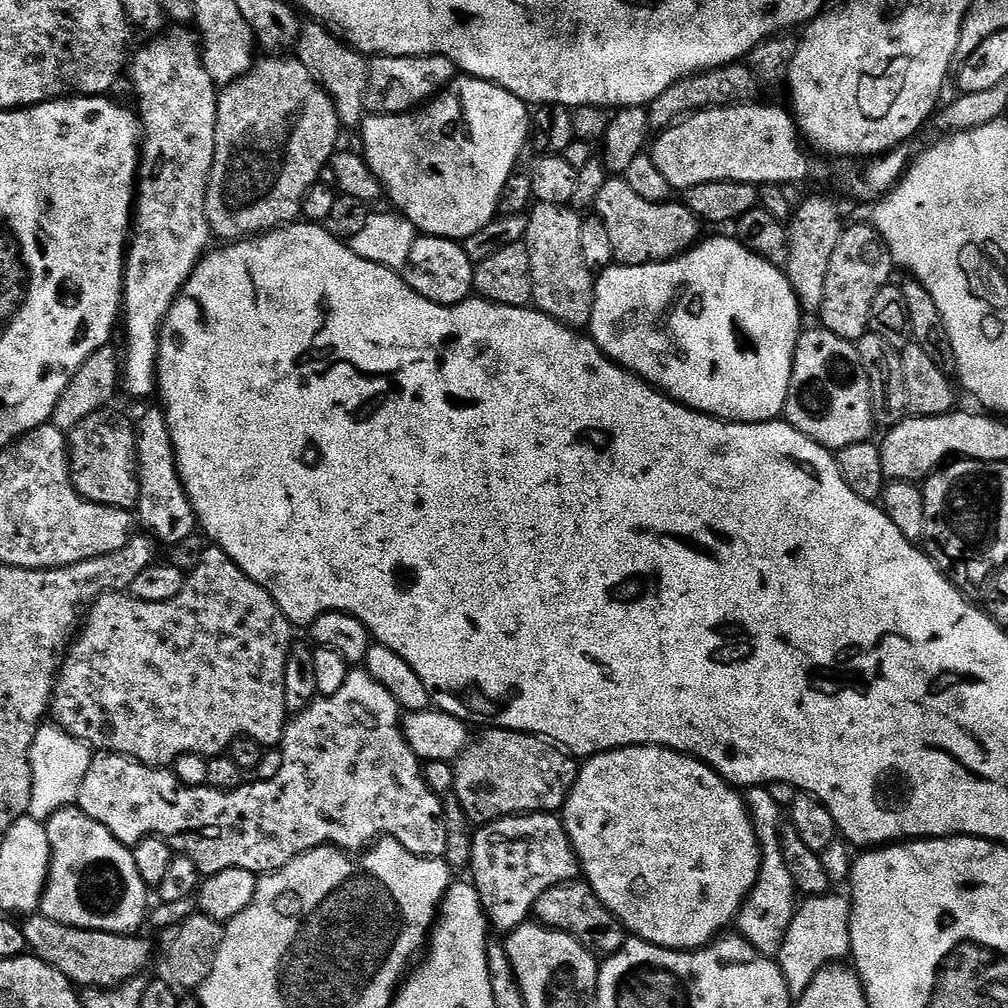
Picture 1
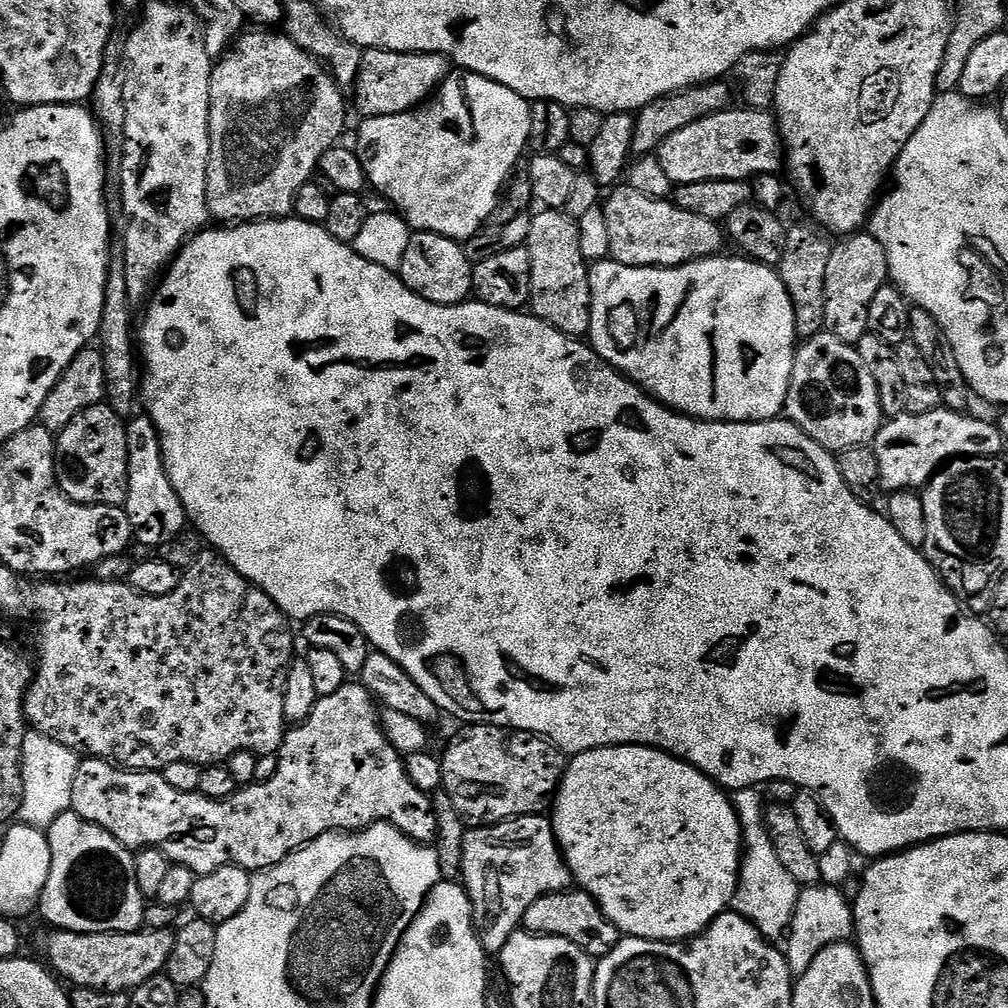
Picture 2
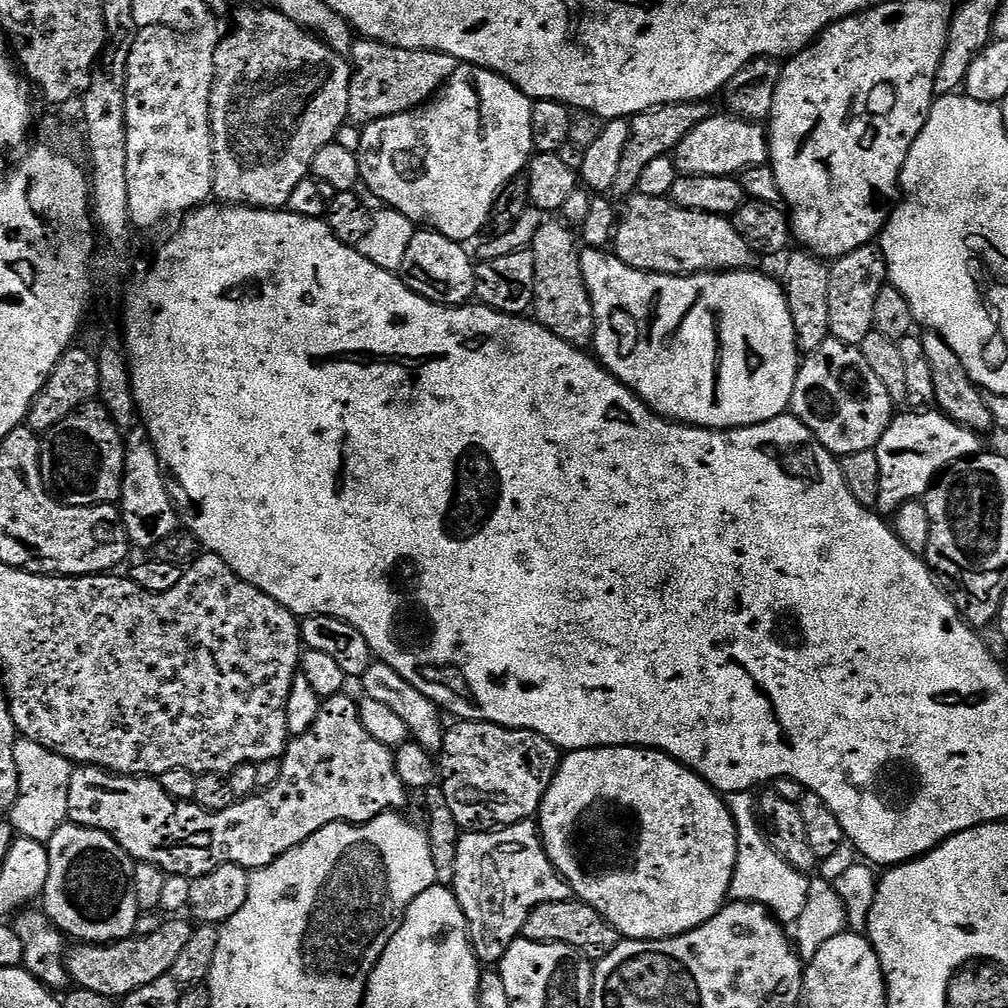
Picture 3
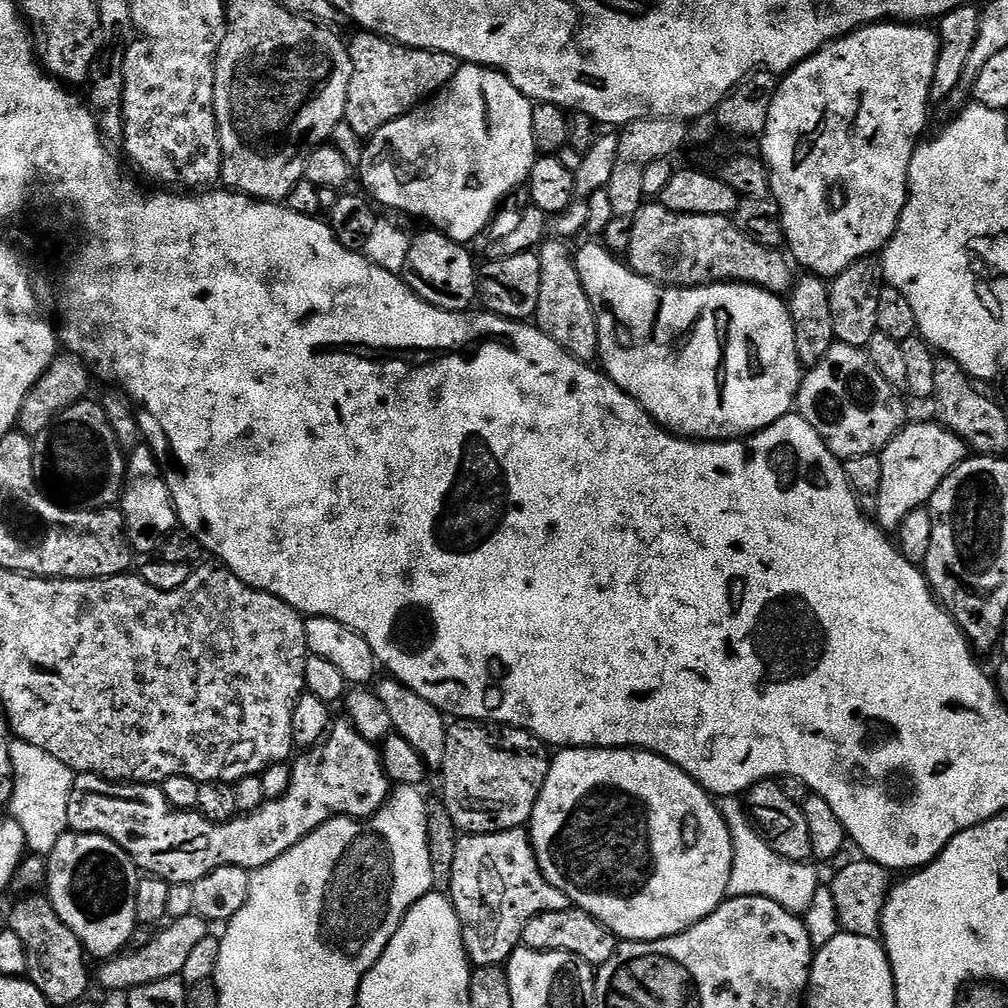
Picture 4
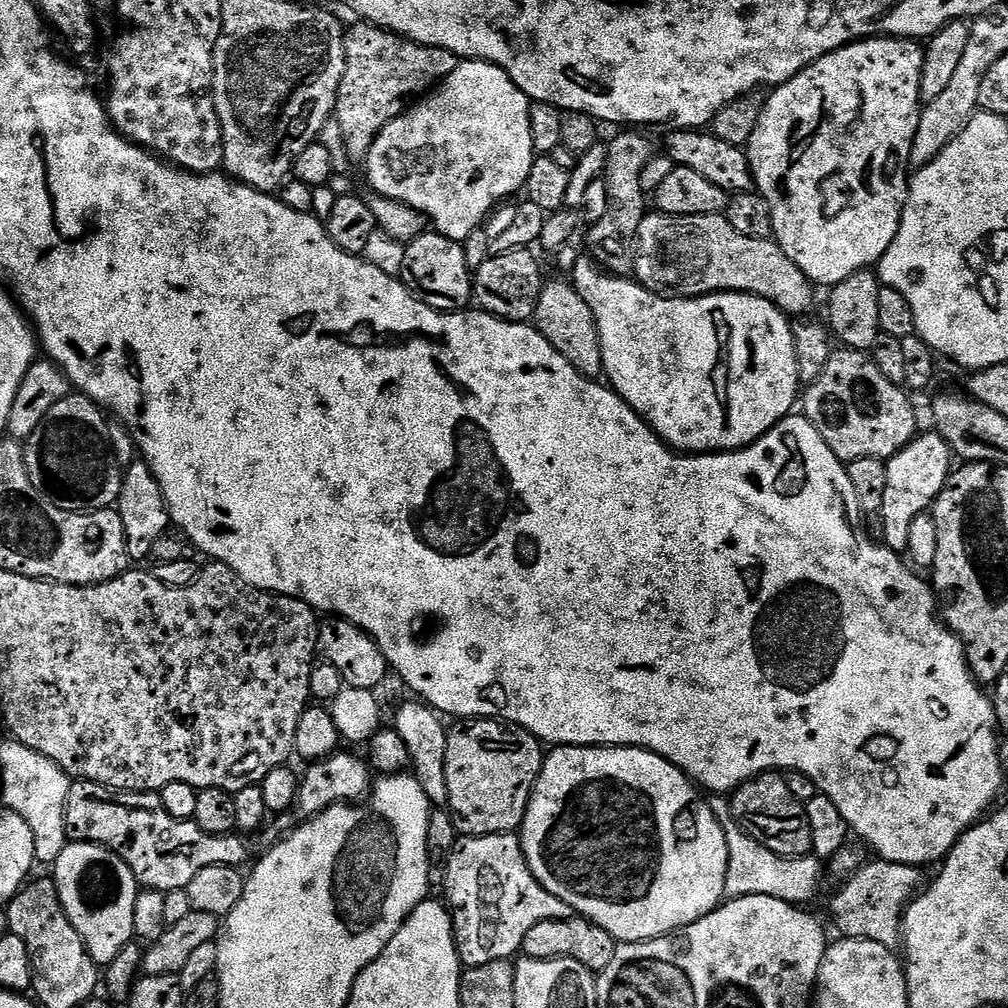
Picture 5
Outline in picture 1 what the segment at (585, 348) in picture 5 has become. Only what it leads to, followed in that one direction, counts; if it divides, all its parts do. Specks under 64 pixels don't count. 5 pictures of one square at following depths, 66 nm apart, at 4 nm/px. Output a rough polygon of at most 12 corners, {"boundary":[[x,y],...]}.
{"boundary":[[537,203],[523,243],[532,304],[559,324],[592,323],[596,281],[581,213]]}

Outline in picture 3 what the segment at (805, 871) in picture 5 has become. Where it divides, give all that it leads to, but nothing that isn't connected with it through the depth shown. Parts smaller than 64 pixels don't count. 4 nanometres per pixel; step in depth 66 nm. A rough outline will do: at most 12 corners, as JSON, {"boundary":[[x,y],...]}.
{"boundary":[[752,792],[727,793],[738,858],[729,897],[785,926],[809,877],[770,846]]}

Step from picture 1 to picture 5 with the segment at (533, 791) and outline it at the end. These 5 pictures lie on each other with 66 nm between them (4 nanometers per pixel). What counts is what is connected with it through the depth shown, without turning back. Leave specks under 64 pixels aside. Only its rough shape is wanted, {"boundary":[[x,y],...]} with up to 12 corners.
{"boundary":[[464,718],[446,790],[464,838],[515,833],[545,745],[517,724]]}

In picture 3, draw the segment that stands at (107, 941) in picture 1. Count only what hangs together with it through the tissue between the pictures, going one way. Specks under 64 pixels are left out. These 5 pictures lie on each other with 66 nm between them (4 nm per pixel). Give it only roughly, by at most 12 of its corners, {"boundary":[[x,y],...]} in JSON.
{"boundary":[[180,919],[112,944],[77,943],[71,983],[123,998],[169,975],[194,931]]}

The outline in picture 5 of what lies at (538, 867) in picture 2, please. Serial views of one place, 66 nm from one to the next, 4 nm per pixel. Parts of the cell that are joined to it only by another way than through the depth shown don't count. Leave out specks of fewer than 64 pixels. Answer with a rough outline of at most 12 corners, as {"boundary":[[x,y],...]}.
{"boundary":[[519,835],[461,839],[442,896],[464,968],[574,914]]}

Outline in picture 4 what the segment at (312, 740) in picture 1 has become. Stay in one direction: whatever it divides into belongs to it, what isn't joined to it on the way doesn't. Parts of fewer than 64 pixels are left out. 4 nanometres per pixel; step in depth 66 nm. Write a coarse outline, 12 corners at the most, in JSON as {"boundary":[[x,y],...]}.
{"boundary":[[347,719],[291,761],[286,794],[215,824],[163,787],[72,781],[68,827],[194,885],[266,866],[388,801]]}

